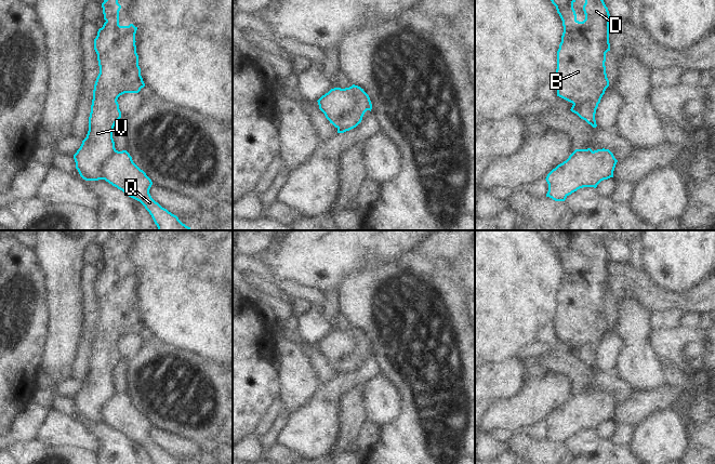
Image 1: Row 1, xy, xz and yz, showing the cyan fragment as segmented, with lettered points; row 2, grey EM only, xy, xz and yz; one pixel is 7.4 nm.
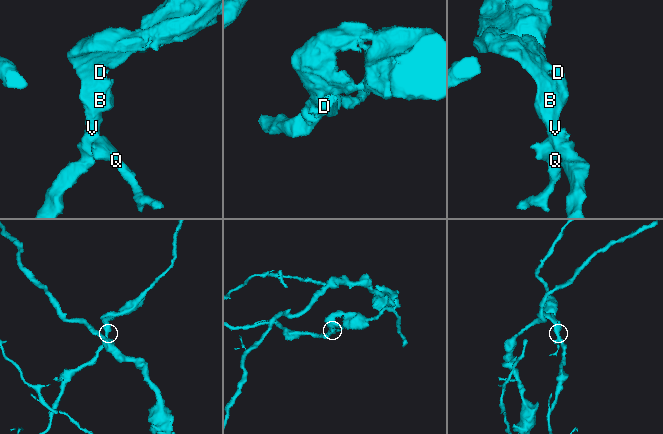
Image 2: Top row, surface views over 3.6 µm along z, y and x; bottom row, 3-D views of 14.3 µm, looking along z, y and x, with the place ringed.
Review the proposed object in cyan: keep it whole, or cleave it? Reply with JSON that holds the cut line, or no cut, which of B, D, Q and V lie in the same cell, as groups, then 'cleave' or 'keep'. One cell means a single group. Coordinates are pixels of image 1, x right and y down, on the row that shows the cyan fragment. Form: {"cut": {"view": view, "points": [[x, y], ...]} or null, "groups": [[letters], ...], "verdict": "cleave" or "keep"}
{"cut": {"view": "xz", "points": [[347, 88], [354, 97], [355, 106], [339, 120], [336, 127]]}, "groups": [["B", "D", "V"], ["Q"]], "verdict": "cleave"}

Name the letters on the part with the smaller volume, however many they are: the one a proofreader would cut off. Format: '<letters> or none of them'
Q.

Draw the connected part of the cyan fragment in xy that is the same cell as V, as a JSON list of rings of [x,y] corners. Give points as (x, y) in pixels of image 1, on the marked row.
[[[104,0],[102,8],[106,22],[98,29],[97,36],[94,39],[94,50],[97,54],[100,74],[93,90],[89,131],[80,148],[74,155],[76,169],[85,181],[103,180],[103,164],[116,151],[112,130],[116,122],[121,118],[121,111],[117,102],[118,97],[124,93],[138,93],[145,87],[141,76],[135,45],[137,27],[133,24],[129,26],[119,25],[121,5],[118,3],[118,0]]]

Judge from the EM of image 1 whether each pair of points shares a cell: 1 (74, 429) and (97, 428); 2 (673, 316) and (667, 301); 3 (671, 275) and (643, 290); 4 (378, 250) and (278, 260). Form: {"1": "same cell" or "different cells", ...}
{"1": "different cells", "2": "different cells", "3": "different cells", "4": "same cell"}

